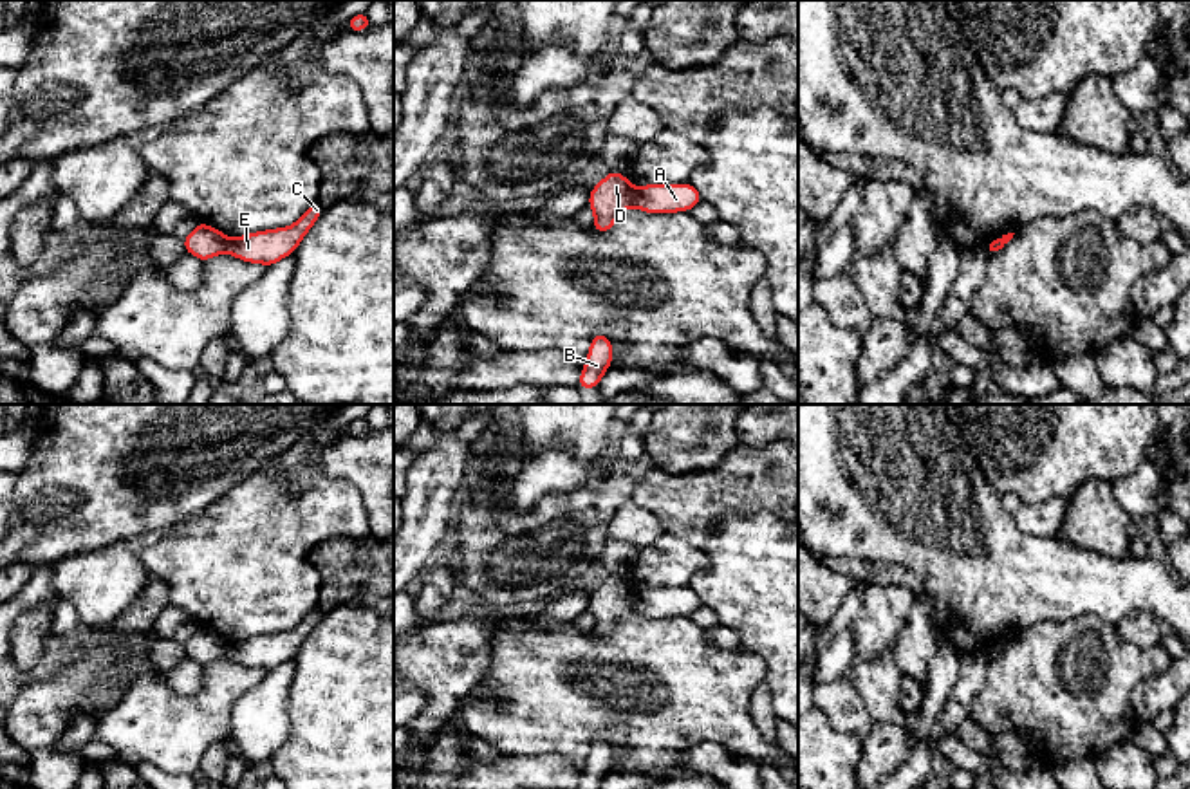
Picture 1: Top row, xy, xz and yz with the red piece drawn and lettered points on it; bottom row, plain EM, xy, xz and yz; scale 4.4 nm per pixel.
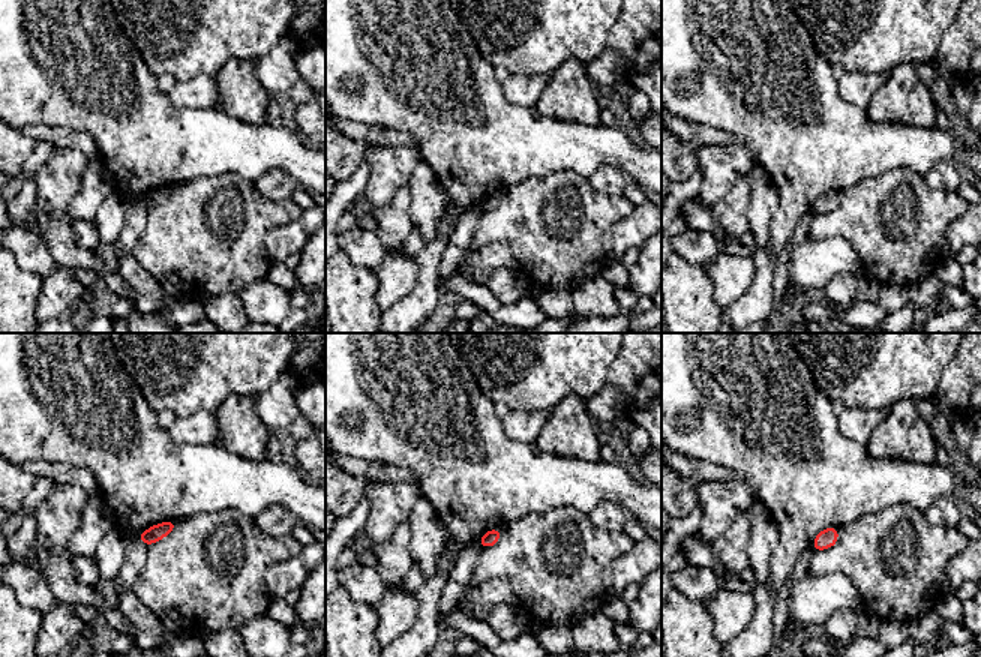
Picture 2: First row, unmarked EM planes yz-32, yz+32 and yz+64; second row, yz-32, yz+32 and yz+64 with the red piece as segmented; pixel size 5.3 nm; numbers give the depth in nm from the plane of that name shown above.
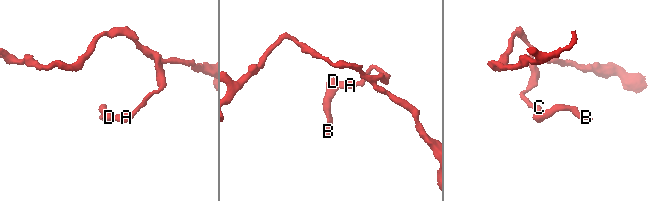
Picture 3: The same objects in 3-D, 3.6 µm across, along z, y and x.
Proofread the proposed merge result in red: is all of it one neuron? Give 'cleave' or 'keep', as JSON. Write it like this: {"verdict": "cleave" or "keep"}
{"verdict": "cleave"}

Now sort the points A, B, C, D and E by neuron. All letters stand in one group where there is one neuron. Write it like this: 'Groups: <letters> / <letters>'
Groups: A C E / B D

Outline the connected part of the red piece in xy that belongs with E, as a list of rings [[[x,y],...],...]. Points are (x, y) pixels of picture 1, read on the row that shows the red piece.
[[[316,202],[293,226],[231,238],[226,251],[244,262],[265,264],[271,267],[296,251],[321,211],[323,206]]]

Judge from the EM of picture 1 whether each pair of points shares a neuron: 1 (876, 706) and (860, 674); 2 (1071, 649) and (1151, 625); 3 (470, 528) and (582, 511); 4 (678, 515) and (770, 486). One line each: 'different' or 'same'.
1: same
2: different
3: same
4: same

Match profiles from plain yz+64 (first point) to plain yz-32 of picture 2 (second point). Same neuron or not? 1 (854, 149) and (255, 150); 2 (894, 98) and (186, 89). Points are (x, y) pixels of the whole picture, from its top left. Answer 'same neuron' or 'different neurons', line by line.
1: same neuron
2: different neurons

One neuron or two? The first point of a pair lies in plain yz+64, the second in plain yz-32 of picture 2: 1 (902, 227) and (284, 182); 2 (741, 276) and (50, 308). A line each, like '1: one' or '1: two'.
1: two
2: one

